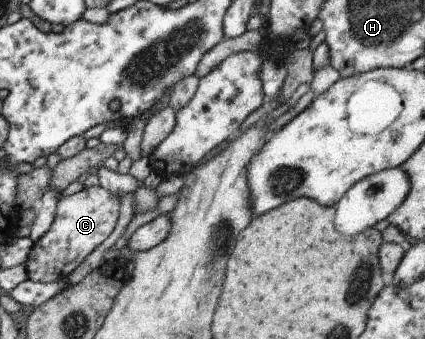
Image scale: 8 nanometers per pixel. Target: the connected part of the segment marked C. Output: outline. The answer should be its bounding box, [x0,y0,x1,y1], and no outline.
[25,186,120,284]

